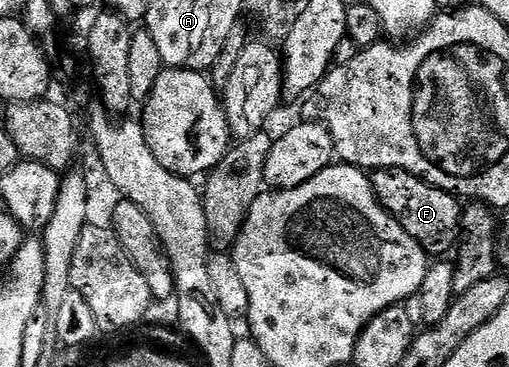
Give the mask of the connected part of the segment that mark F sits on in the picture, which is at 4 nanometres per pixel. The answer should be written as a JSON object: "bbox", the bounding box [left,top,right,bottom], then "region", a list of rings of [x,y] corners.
{"bbox":[379,171,462,256],"region":[[[406,171],[380,172],[379,202],[398,223],[418,243],[427,249],[430,256],[441,255],[458,242],[461,229],[462,204],[456,194],[441,191],[417,176]]]}

